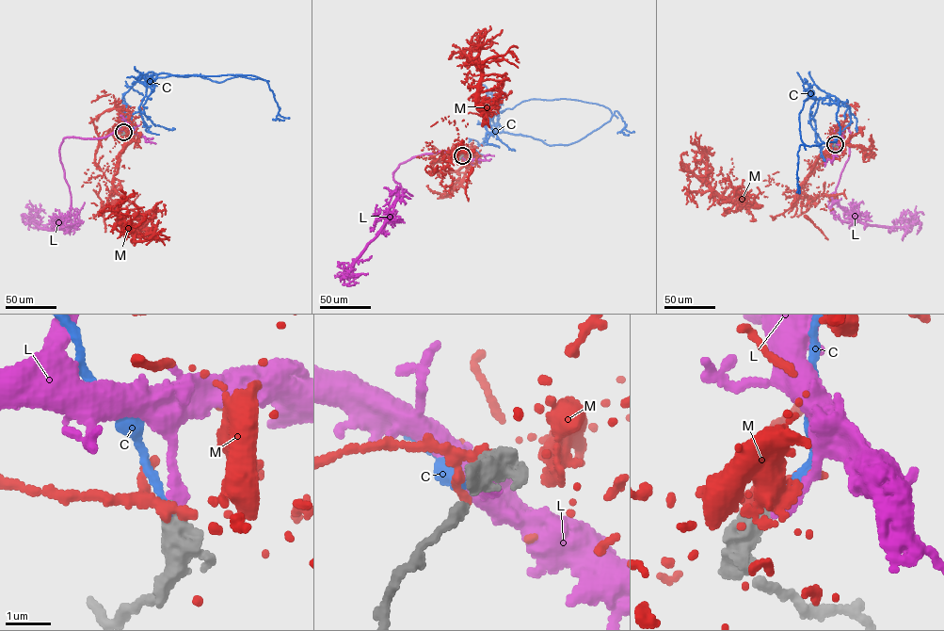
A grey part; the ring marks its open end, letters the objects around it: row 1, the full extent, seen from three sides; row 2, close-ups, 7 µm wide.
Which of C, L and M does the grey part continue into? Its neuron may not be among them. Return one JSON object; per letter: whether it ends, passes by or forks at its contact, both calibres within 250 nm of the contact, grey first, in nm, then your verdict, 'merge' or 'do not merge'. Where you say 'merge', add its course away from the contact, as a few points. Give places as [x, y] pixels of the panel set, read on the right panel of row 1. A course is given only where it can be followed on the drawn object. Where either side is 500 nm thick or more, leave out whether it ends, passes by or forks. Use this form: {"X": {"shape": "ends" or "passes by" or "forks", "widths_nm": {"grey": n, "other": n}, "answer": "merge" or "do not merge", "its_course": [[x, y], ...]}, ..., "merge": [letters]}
{"C": {"widths_nm": {"grey": 550, "other": 150}, "answer": "do not merge"}, "L": {"shape": "ends", "widths_nm": {"grey": 480, "other": 260}, "answer": "merge", "its_course": [[835, 144], [832, 136], [847, 126], [849, 157], [836, 188], [842, 209], [885, 227], [920, 224], [919, 216]]}, "M": {"widths_nm": {"grey": 550, "other": 280}, "answer": "do not merge"}, "merge": ["L"]}

